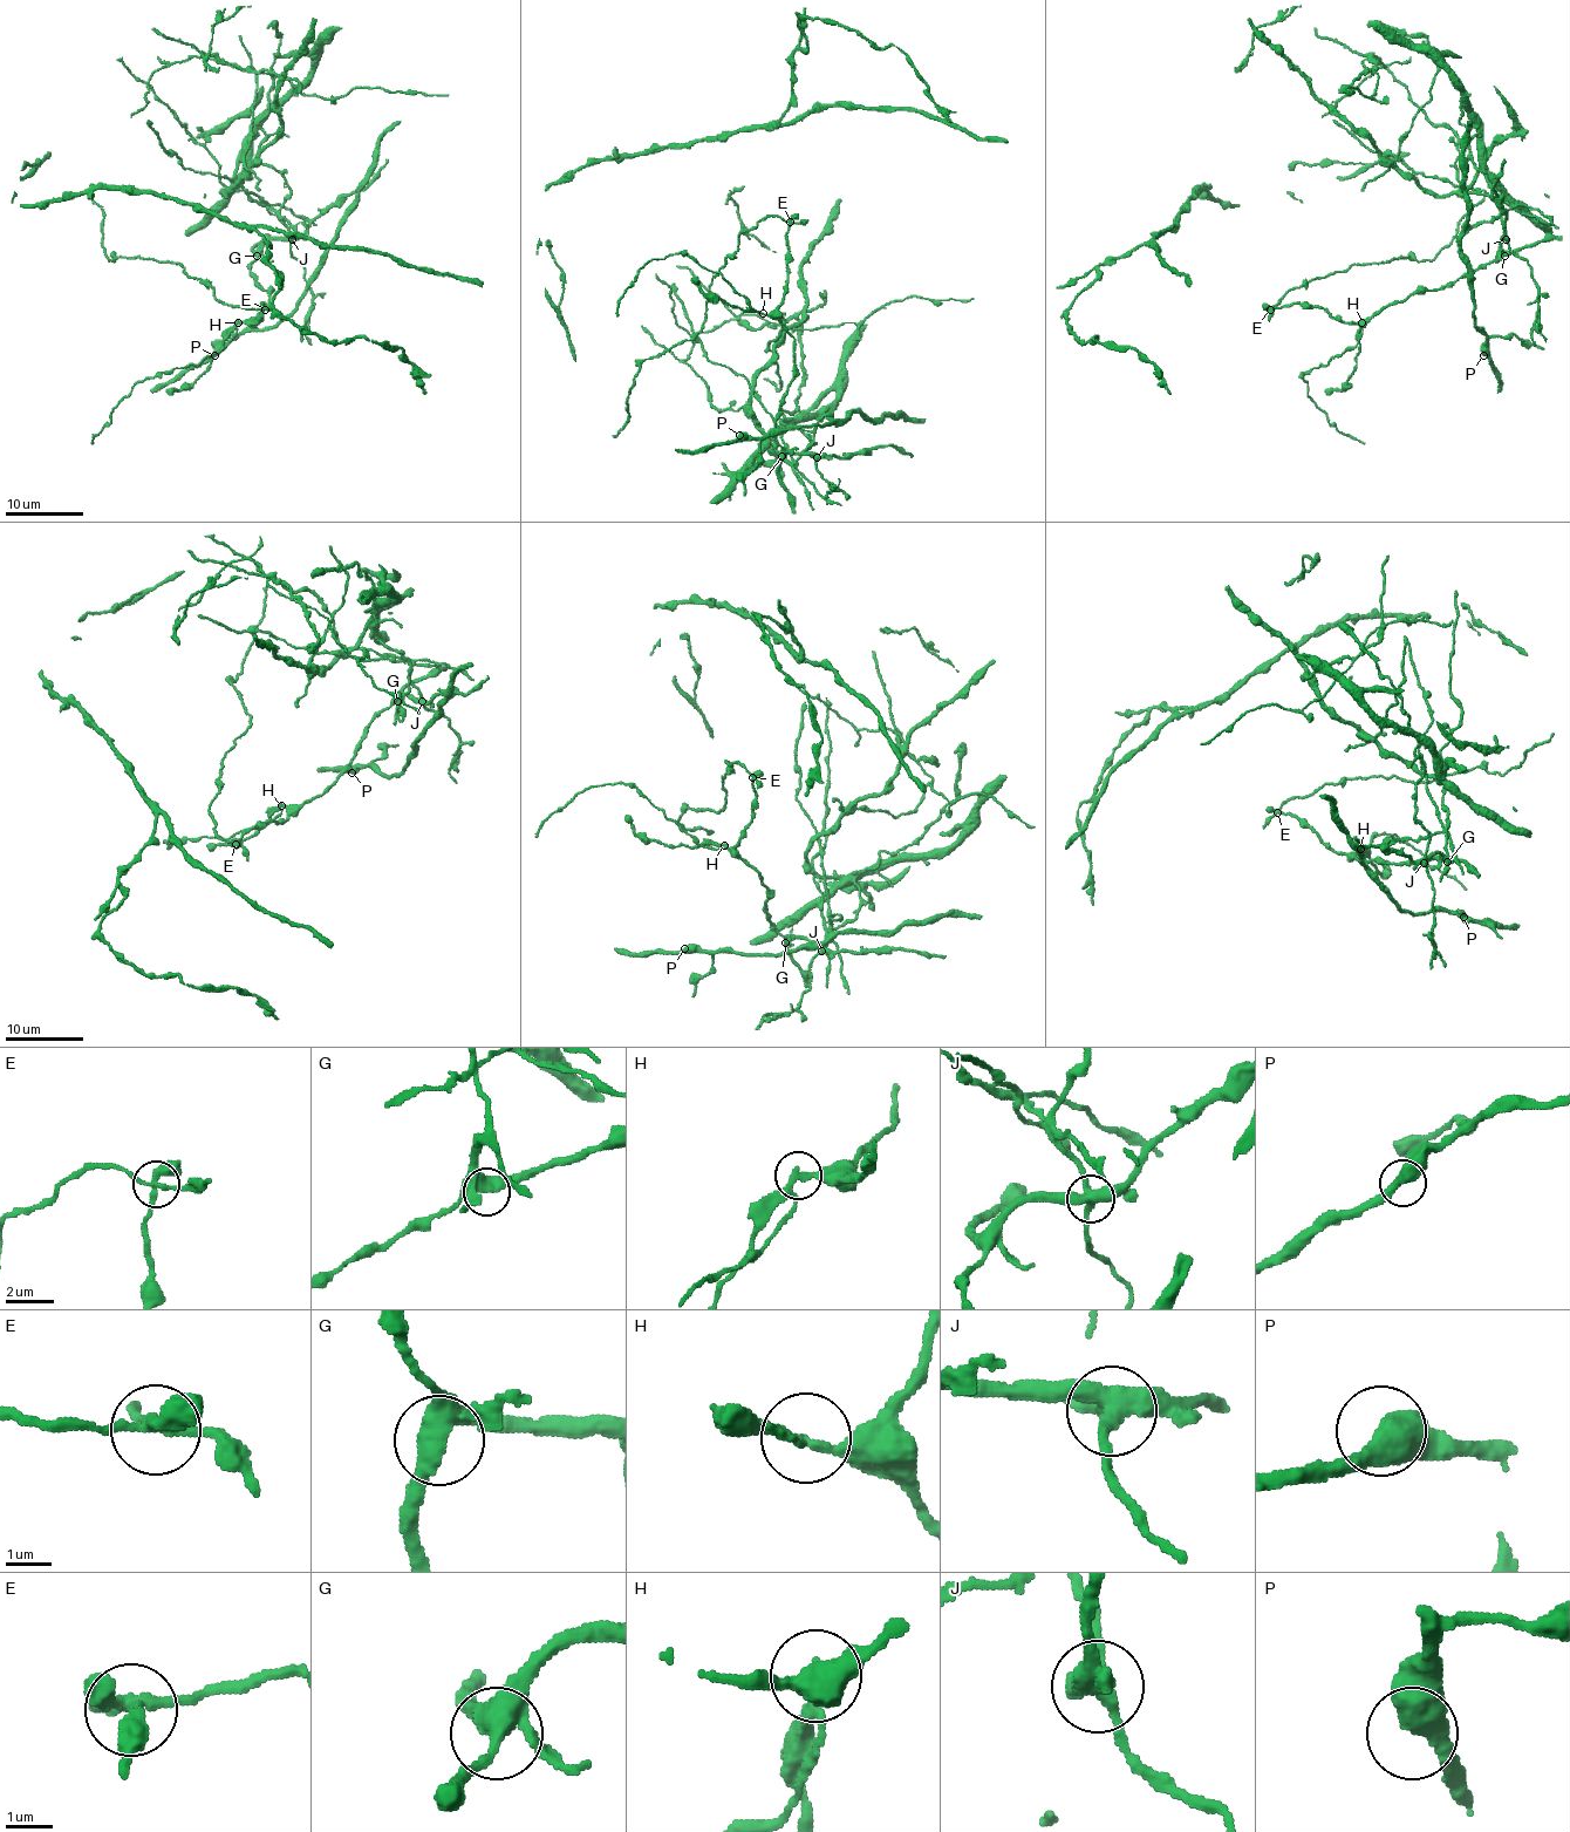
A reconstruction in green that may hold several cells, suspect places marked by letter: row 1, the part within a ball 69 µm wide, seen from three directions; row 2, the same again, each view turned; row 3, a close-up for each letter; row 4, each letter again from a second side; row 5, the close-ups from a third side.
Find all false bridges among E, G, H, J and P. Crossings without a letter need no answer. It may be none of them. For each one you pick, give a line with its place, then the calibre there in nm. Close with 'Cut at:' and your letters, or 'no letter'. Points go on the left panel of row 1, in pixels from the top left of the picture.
E: Place: (265, 310). Thickness 280 nm
H: Place: (238, 322). Thickness 190 nm
J: Place: (292, 239). Thickness 440 nm
Cut at: E, H, J

